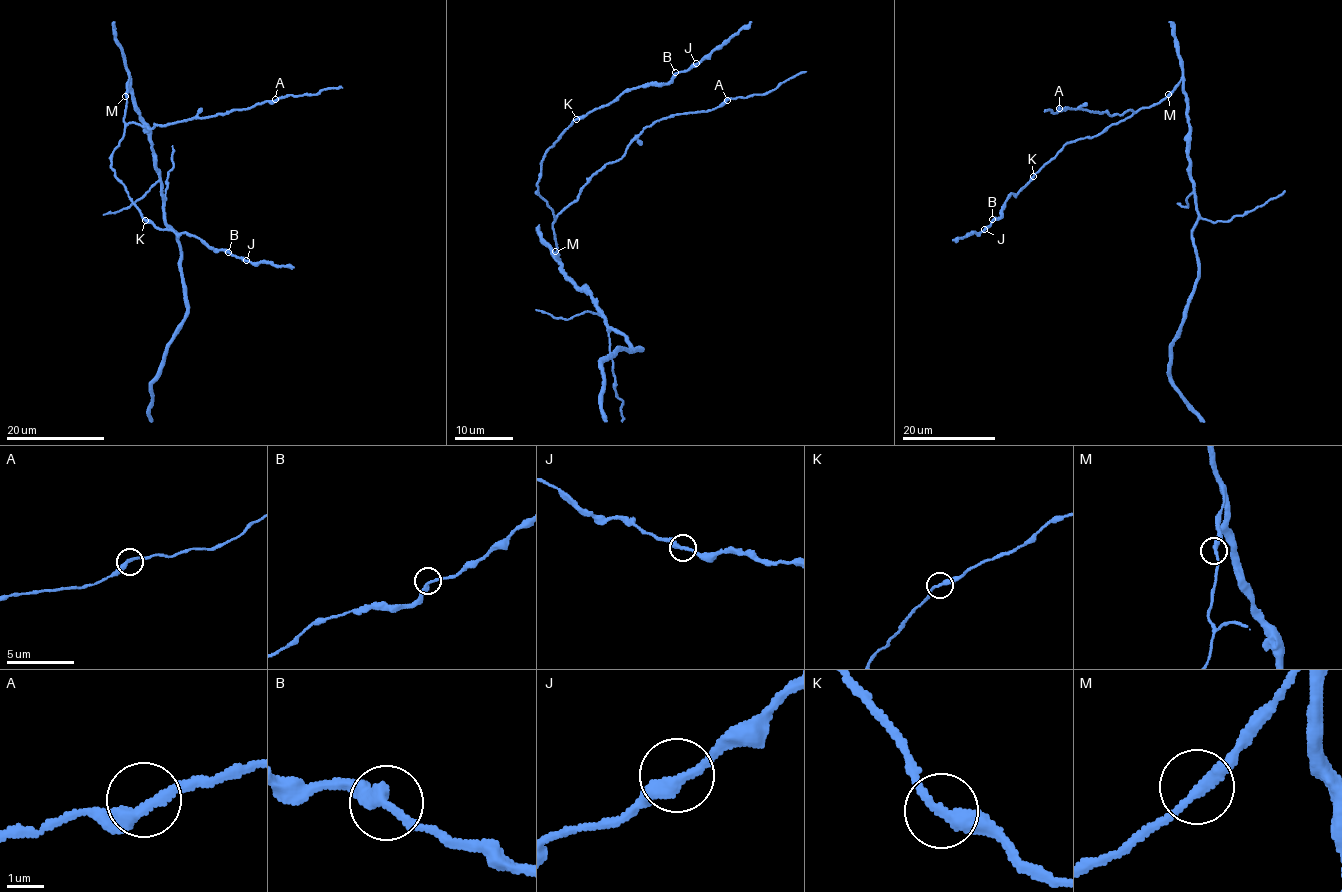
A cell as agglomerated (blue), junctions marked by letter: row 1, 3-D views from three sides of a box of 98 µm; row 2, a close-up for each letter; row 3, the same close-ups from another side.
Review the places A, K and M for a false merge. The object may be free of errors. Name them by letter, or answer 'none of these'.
K

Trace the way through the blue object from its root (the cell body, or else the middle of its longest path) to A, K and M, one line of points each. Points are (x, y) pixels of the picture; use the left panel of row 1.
A: (131, 87), (130, 75), (124, 121), (127, 124), (132, 122), (151, 128), (247, 109), (275, 99)
K: (131, 87), (130, 75), (124, 134), (112, 154), (111, 167), (144, 220)
M: (131, 87), (130, 75), (125, 96)

